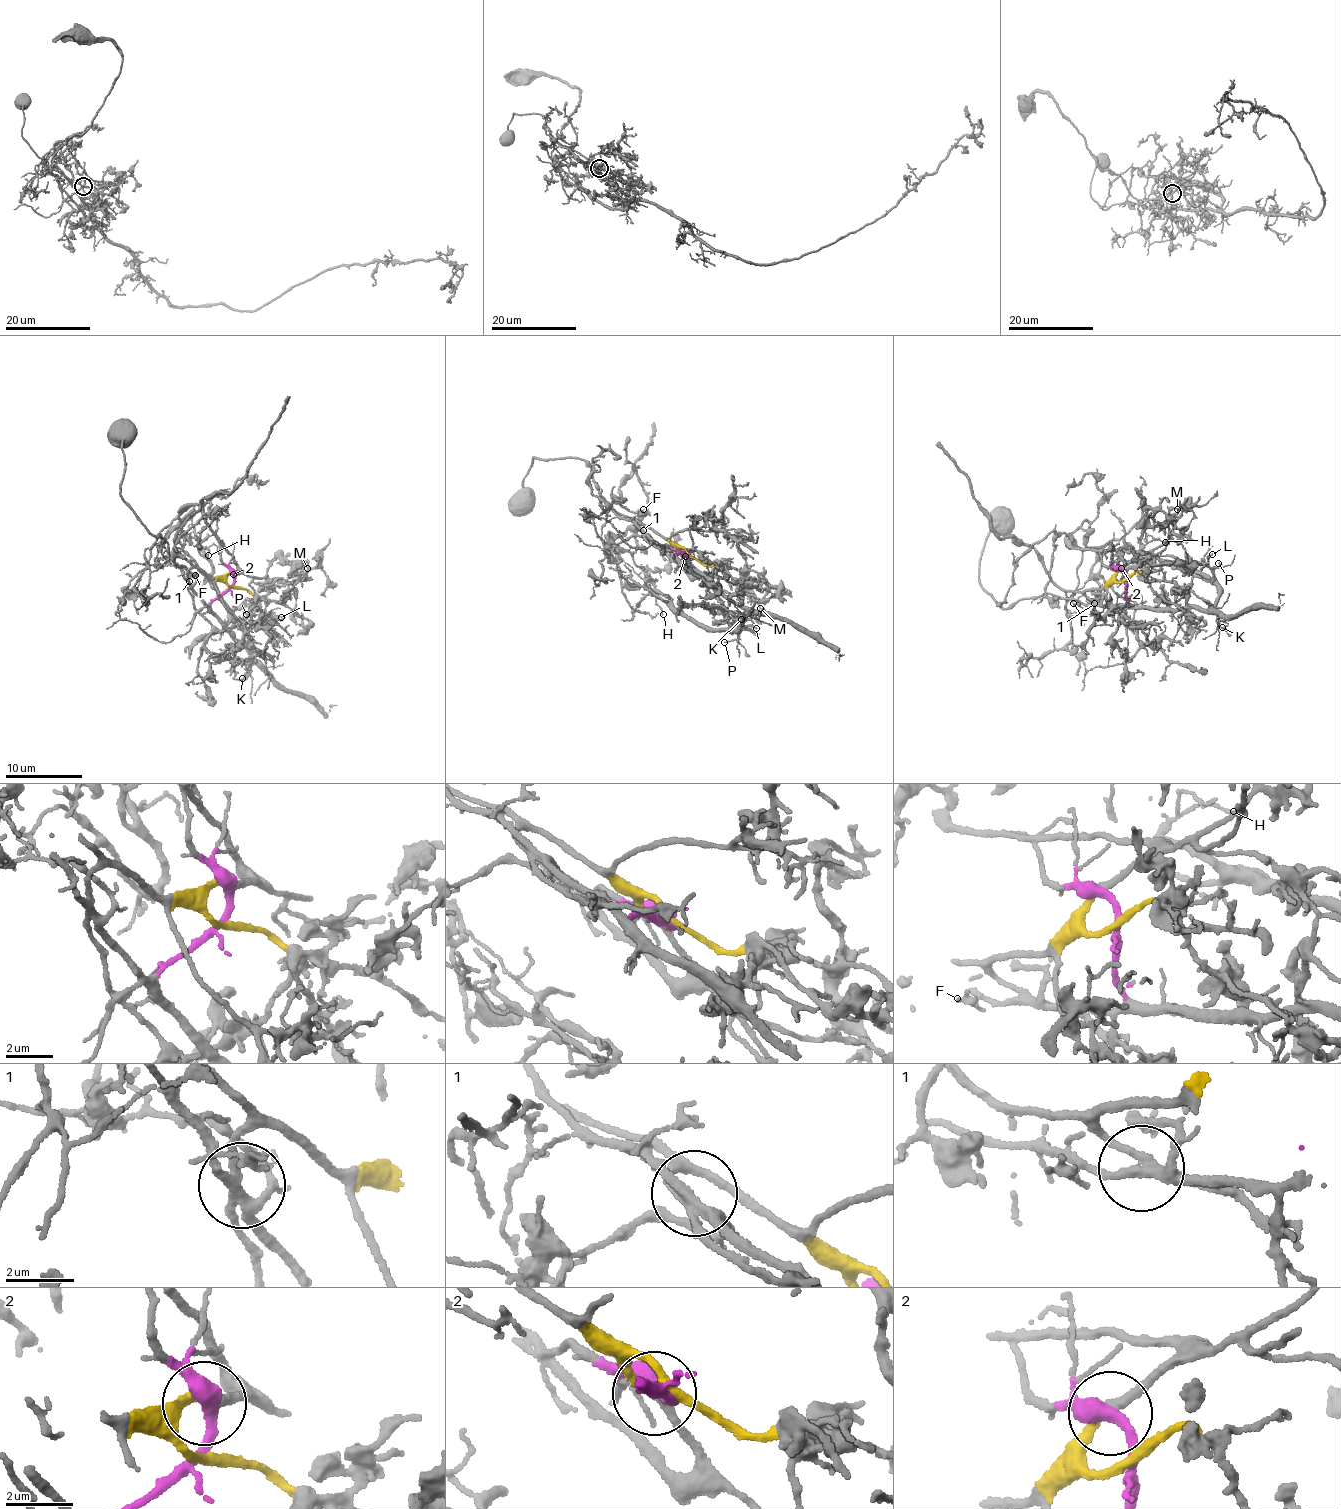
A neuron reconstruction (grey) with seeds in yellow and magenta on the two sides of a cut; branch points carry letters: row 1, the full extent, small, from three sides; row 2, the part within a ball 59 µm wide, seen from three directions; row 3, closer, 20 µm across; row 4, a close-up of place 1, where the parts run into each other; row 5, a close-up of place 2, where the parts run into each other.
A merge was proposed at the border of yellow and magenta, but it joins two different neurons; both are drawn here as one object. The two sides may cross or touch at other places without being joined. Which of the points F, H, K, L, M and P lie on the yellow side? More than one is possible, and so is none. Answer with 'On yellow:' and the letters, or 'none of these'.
On yellow: M

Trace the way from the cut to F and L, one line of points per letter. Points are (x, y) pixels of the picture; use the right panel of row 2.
F: (1127, 579), (1124, 588), (1128, 602), (1125, 608), (1074, 603)
L: (1127, 579), (1125, 593), (1133, 604), (1211, 608), (1217, 596), (1206, 561), (1212, 554)

